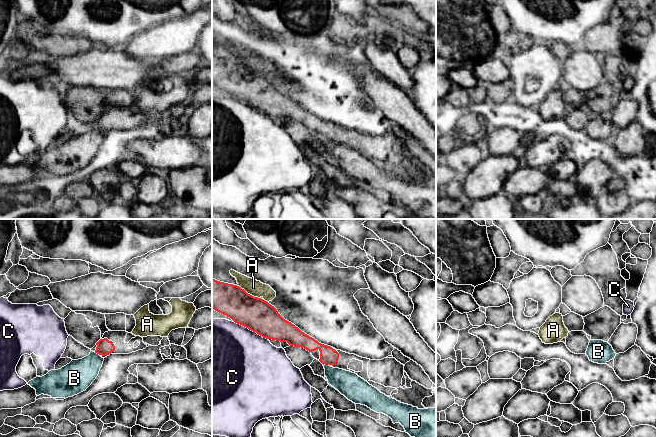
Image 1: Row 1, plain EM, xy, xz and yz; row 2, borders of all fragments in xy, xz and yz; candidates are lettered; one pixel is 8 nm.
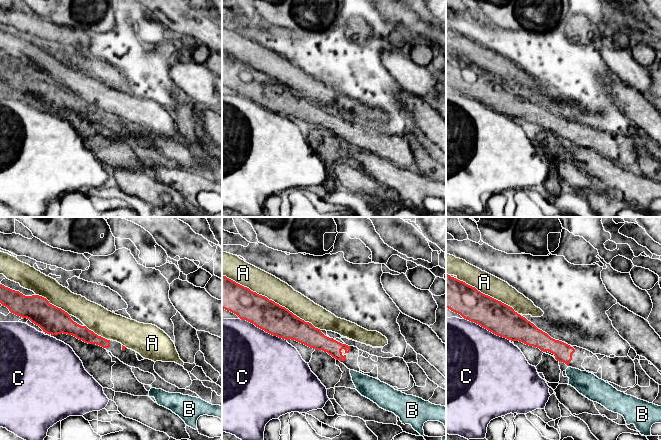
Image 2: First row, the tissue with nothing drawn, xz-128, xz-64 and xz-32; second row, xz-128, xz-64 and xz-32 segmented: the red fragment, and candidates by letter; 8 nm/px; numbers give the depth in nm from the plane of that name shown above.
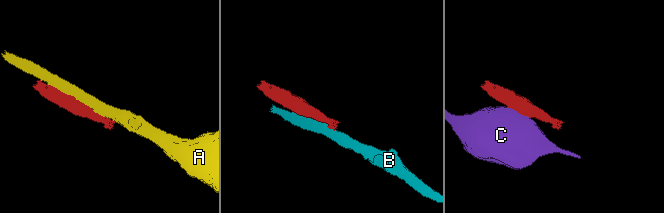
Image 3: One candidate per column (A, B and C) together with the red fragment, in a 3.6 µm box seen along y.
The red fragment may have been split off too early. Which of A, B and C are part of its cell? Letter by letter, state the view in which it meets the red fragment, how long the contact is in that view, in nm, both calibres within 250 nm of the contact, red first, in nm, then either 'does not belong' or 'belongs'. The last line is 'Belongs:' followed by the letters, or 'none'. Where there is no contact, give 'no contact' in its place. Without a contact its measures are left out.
A: xz | 220 nm | 260/130 nm | does not belong
B: xz | 50 nm | 140/200 nm | does not belong
C: xz | 300 nm | 260/500 nm | does not belong
Belongs: none

